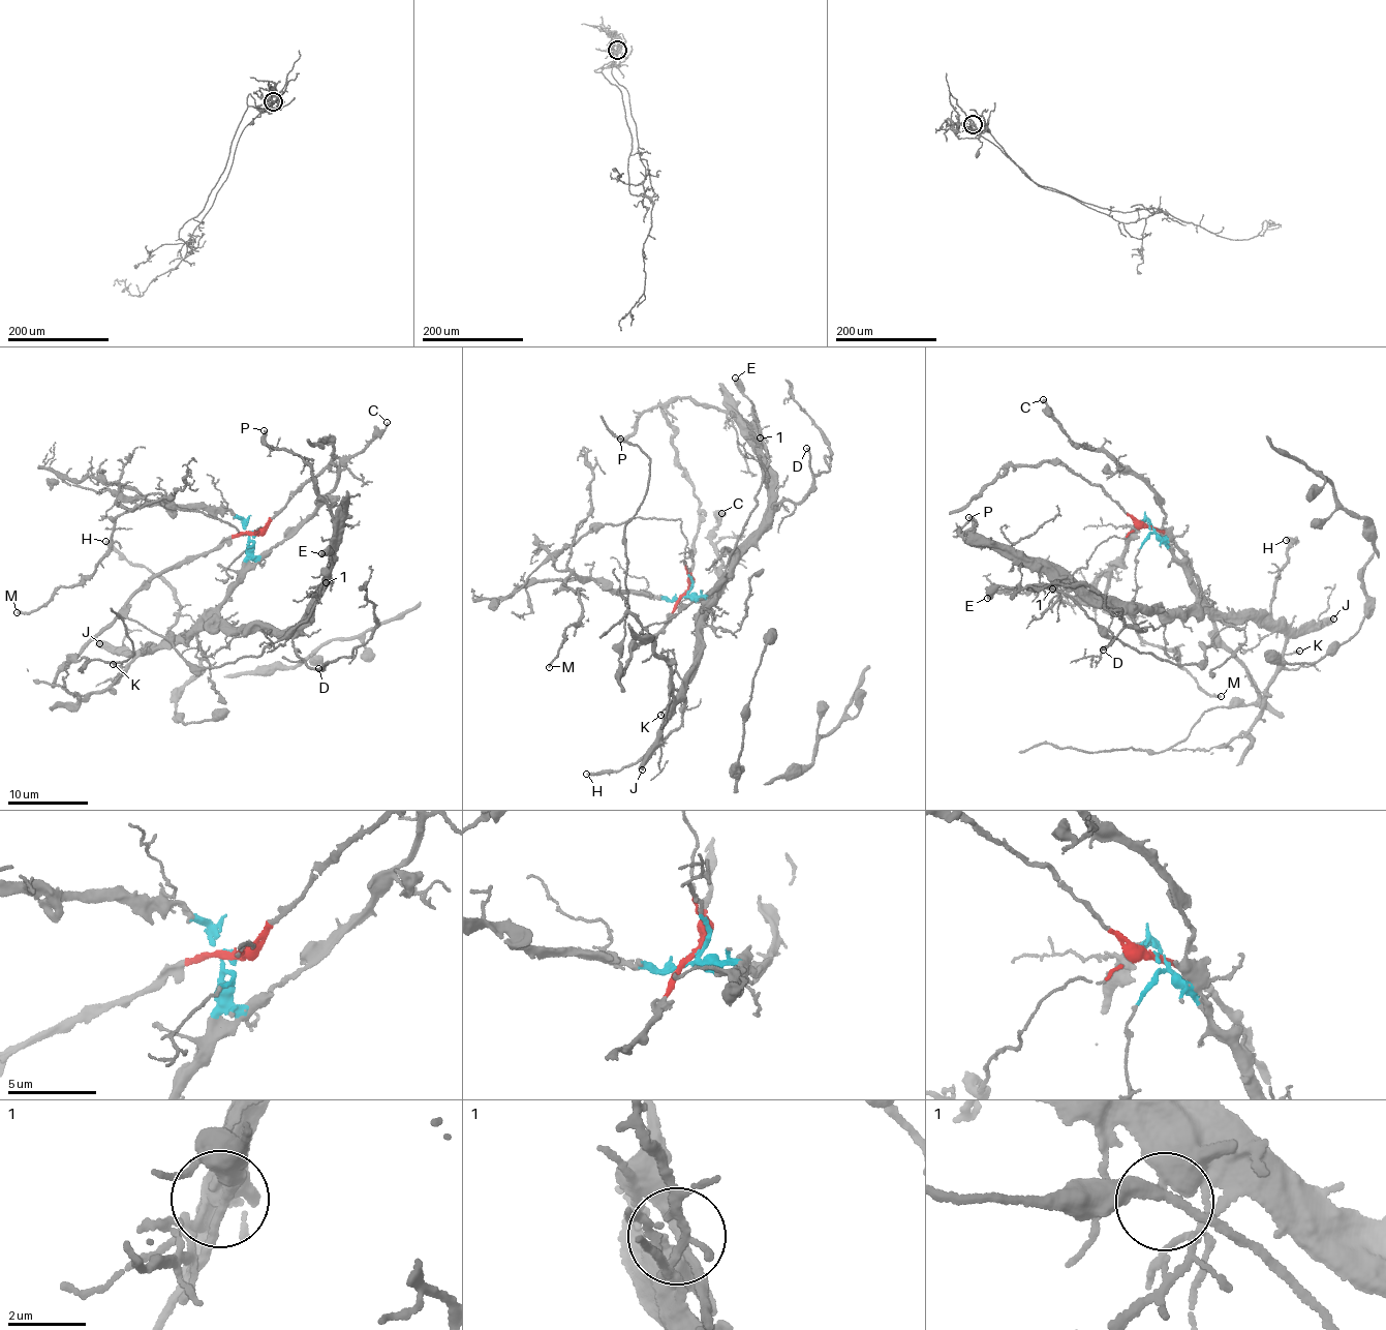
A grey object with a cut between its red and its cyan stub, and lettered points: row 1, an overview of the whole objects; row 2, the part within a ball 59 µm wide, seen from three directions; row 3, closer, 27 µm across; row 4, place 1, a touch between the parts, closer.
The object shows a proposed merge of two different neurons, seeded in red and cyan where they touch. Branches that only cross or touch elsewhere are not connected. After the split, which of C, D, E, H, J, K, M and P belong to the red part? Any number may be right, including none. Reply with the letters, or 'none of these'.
E

